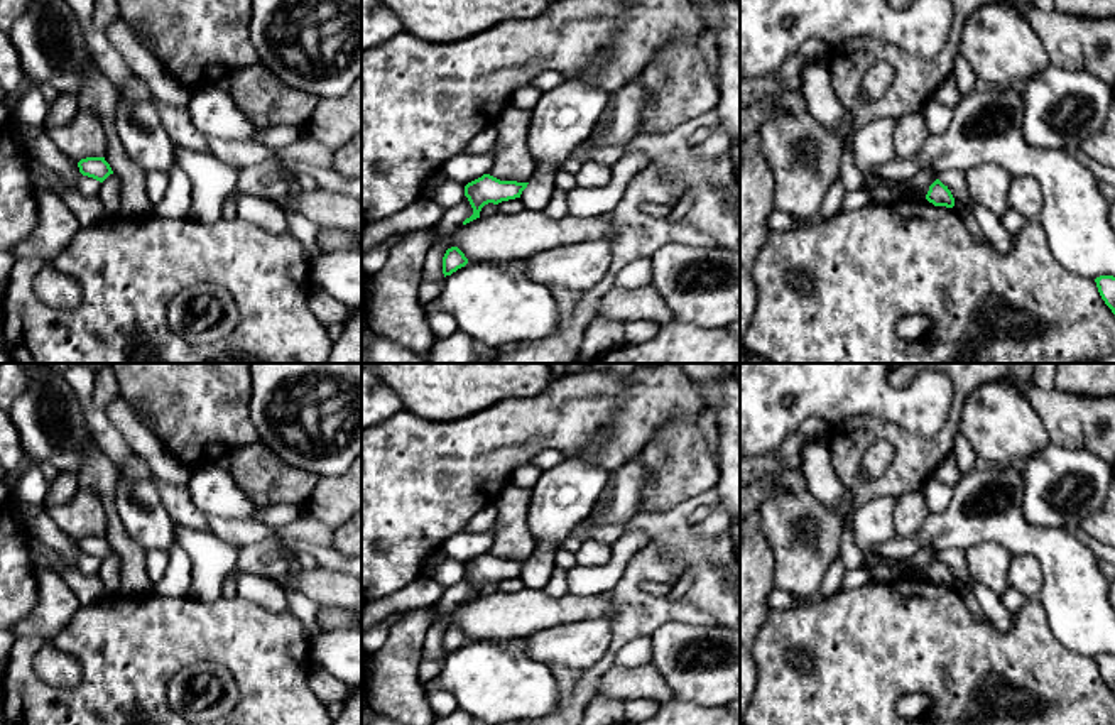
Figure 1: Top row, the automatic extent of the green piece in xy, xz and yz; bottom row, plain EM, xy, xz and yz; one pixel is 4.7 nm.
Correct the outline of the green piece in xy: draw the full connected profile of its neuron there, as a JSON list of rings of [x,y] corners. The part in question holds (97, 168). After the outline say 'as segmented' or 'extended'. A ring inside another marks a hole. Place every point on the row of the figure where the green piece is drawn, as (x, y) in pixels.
[[[86,157],[78,162],[79,172],[83,176],[93,177],[103,183],[110,174],[113,174],[110,164],[105,157]]]; as segmented

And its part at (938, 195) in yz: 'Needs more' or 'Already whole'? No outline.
Already whole

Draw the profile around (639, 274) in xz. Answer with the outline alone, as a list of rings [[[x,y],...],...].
[[[639,259],[632,262],[623,272],[617,275],[617,286],[639,289],[649,286],[652,281],[650,259]]]

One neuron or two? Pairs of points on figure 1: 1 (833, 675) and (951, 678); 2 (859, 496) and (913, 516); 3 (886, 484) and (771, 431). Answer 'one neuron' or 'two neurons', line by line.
1: one neuron
2: two neurons
3: two neurons

